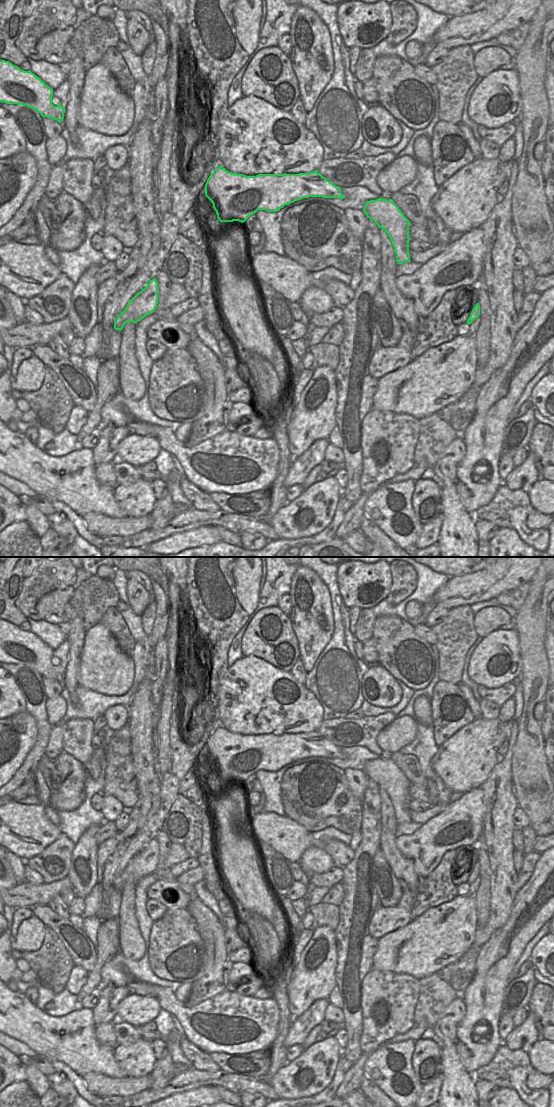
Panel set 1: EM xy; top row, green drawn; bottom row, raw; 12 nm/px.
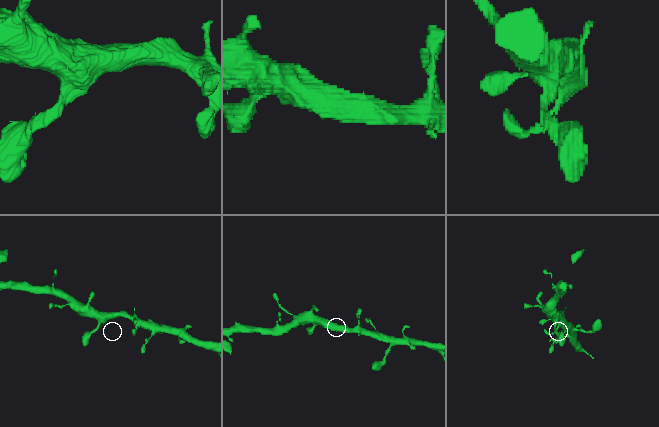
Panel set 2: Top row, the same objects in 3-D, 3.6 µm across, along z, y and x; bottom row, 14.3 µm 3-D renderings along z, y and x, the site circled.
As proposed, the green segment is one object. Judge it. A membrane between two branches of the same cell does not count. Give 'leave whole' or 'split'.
leave whole

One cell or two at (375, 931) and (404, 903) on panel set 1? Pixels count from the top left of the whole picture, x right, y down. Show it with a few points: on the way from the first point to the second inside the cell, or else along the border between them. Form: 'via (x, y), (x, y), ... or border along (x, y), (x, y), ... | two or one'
via (382, 924), (397, 910) | one

